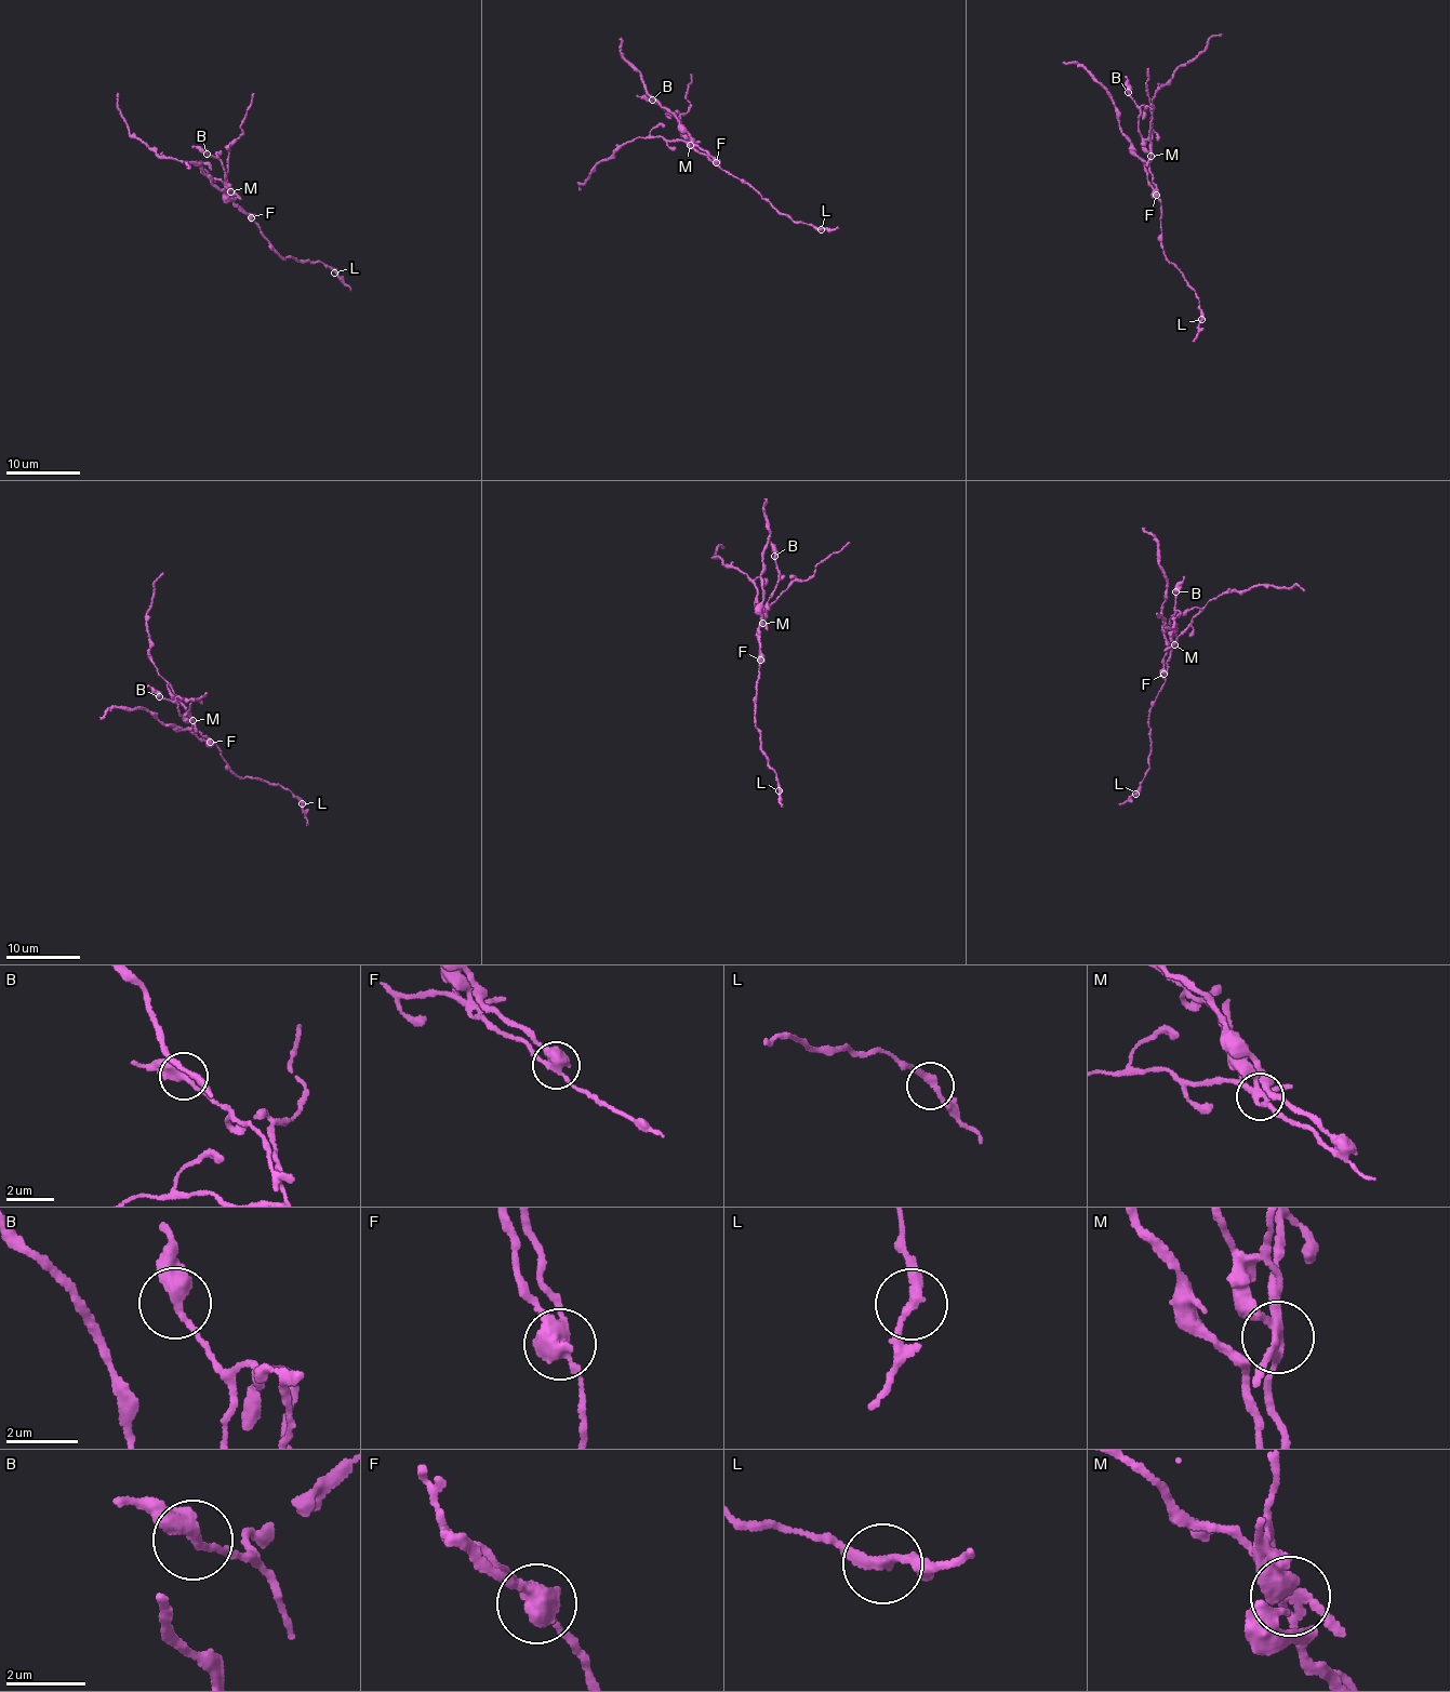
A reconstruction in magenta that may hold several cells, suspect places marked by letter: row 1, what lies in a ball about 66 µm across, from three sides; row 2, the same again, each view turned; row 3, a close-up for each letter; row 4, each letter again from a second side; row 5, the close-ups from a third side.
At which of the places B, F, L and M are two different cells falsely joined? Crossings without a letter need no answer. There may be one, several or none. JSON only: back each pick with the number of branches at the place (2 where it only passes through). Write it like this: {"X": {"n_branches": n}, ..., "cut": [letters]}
{"F": {"n_branches": 3}, "M": {"n_branches": 4}, "cut": ["F", "M"]}

